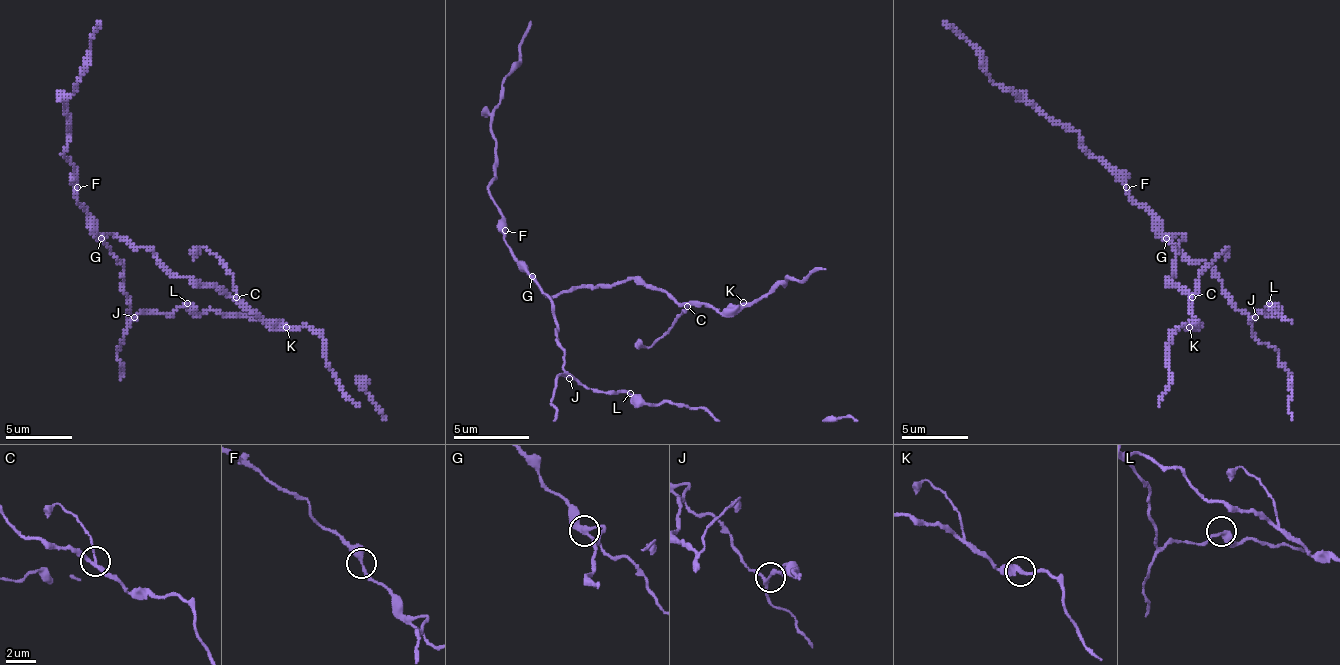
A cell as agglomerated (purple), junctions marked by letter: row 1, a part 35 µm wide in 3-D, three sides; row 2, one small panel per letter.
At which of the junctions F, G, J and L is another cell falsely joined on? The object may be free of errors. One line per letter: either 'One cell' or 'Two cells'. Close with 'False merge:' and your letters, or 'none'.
F: One cell
G: Two cells
J: One cell
L: One cell
False merge: G

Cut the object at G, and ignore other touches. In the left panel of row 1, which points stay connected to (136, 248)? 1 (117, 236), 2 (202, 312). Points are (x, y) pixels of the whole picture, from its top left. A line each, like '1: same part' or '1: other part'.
1: same part
2: other part

